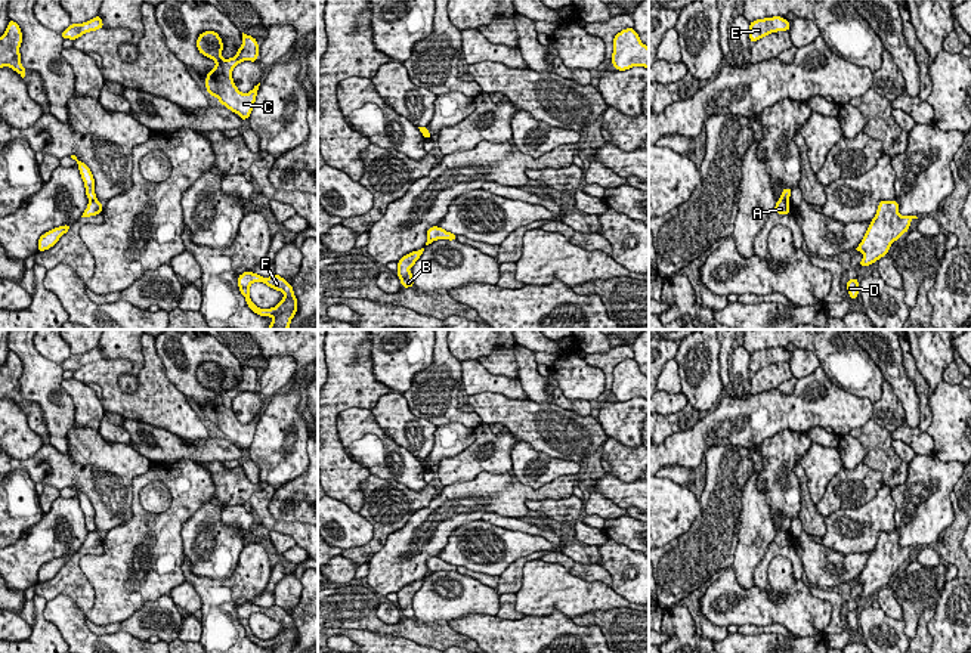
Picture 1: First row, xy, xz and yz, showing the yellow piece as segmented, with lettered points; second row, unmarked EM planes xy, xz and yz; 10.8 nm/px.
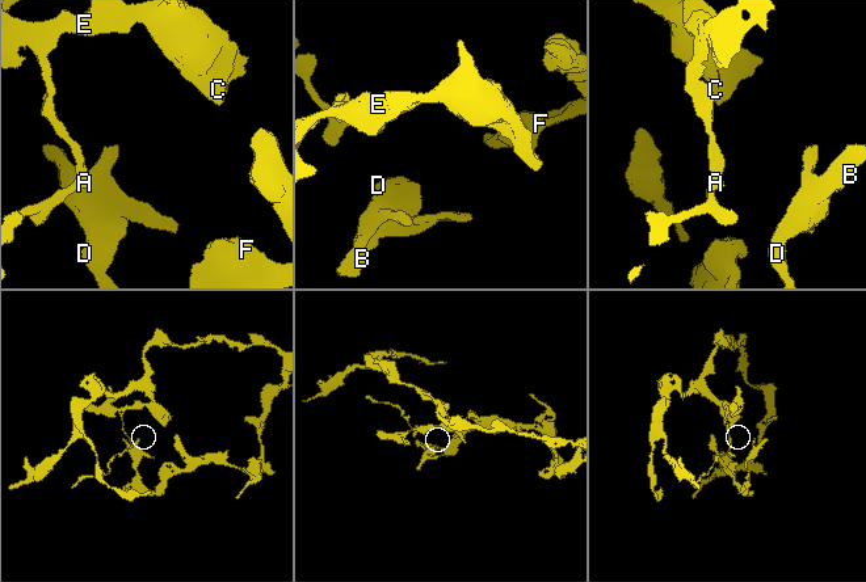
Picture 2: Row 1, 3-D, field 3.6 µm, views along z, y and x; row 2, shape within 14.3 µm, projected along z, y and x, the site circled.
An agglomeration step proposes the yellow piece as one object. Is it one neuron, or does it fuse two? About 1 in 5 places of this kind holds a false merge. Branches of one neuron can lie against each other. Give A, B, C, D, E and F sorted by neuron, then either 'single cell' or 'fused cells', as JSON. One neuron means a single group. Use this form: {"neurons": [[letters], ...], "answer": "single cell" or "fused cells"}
{"neurons": [["A"], ["B", "C", "D", "E", "F"]], "answer": "fused cells"}

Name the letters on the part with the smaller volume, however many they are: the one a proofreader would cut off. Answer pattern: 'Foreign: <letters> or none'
Foreign: A

